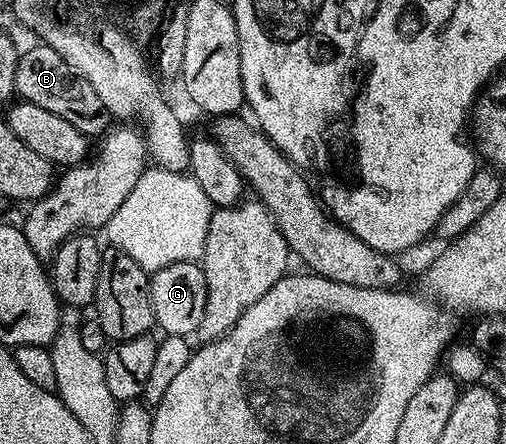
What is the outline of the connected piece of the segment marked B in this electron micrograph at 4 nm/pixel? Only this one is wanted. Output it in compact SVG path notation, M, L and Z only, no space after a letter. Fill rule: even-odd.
M44 44L25 51L18 57L16 66L16 93L35 106L66 119L75 126L82 135L97 138L104 135L111 126L111 117L99 94L92 89L88 81L75 66L70 66L67 60L55 50Z

